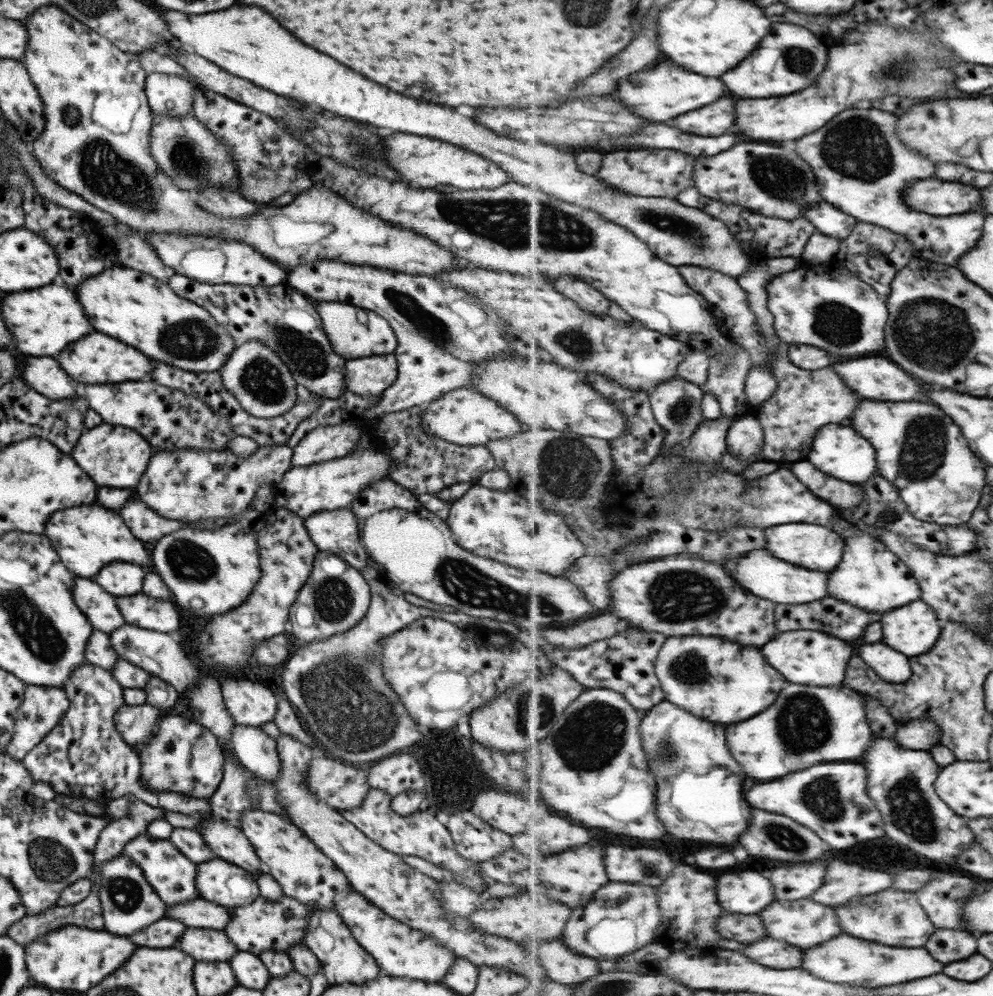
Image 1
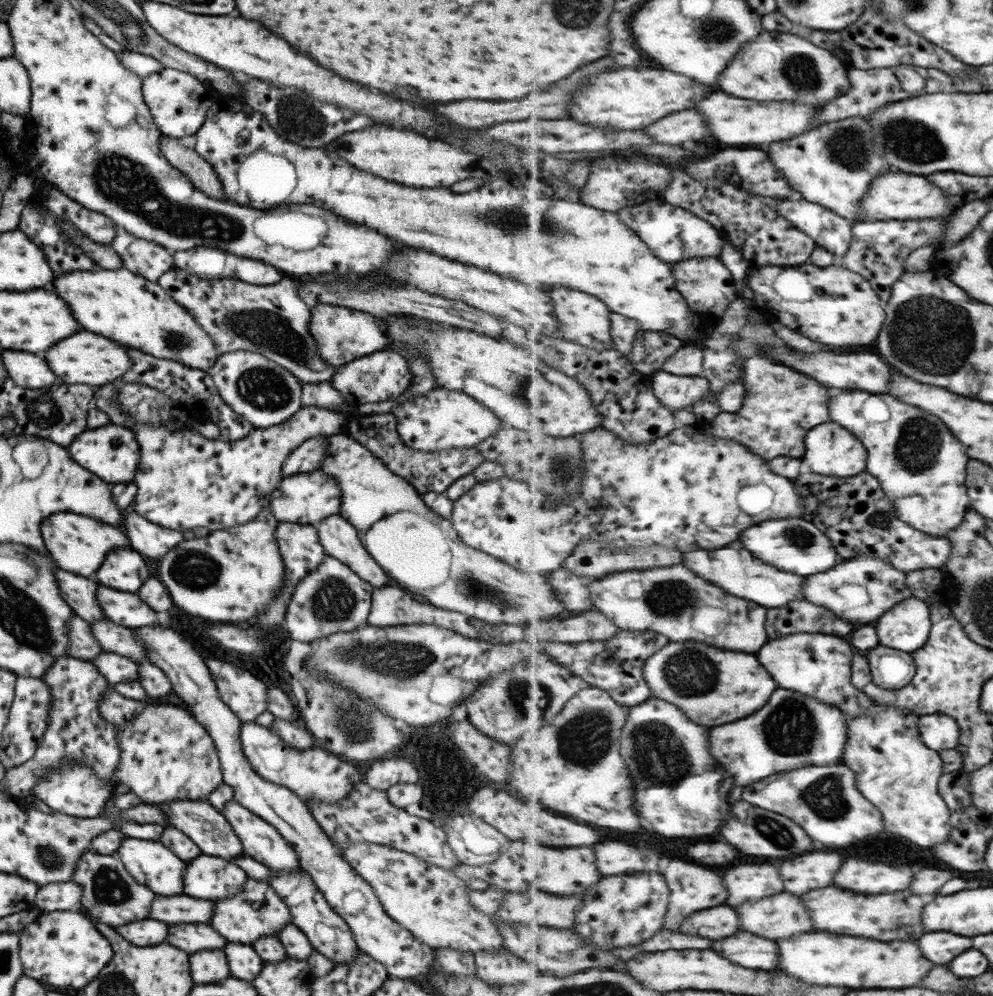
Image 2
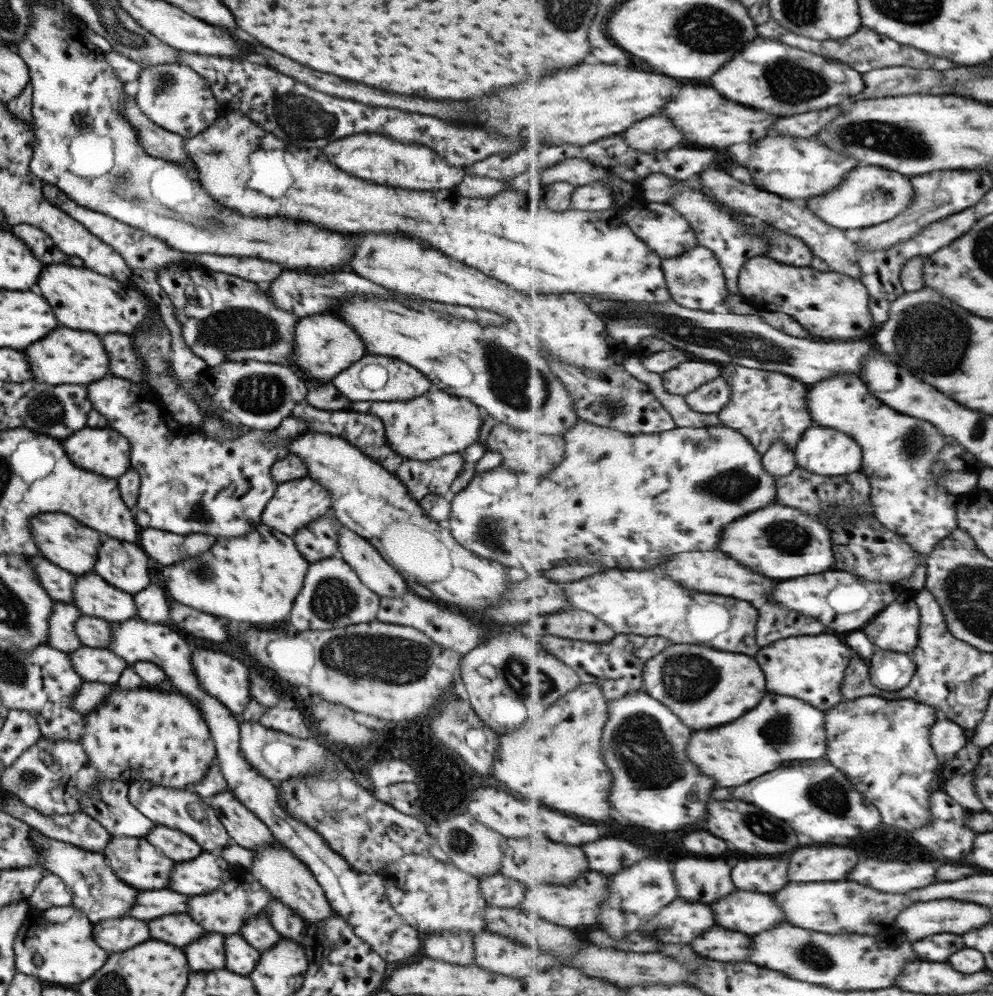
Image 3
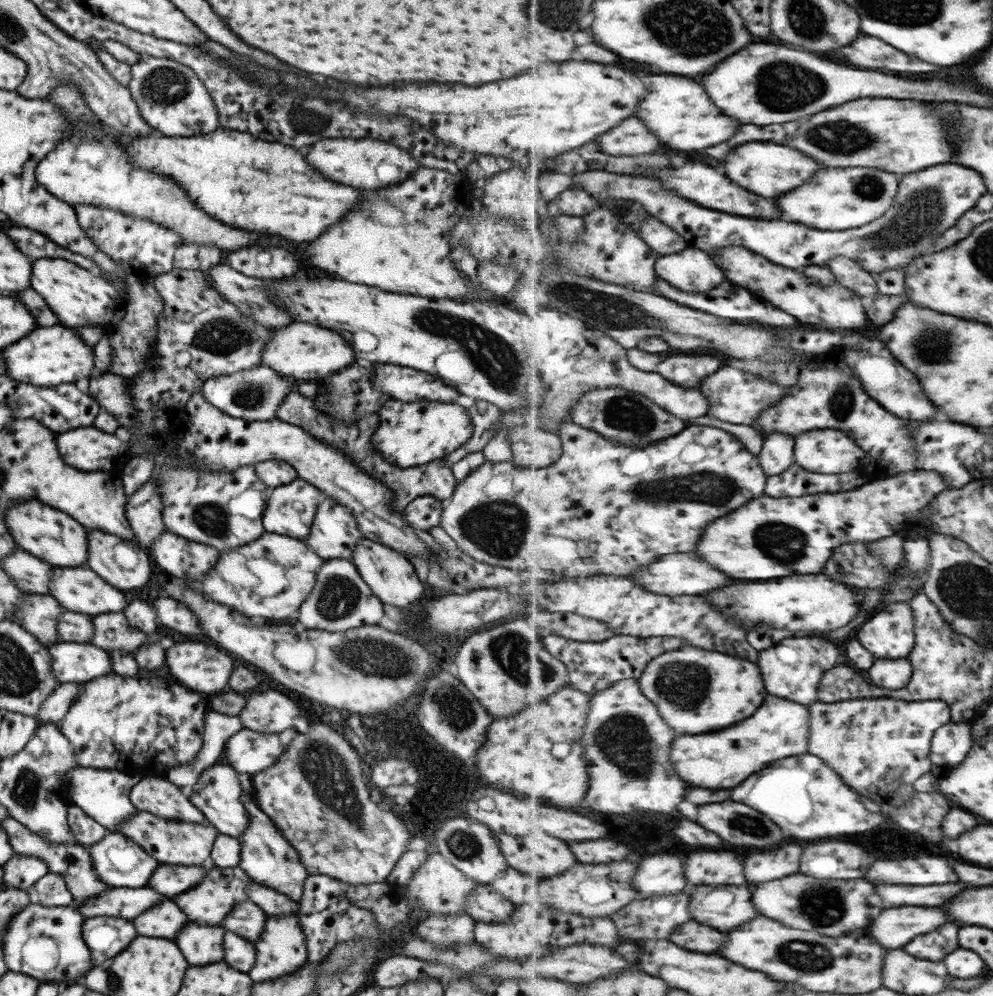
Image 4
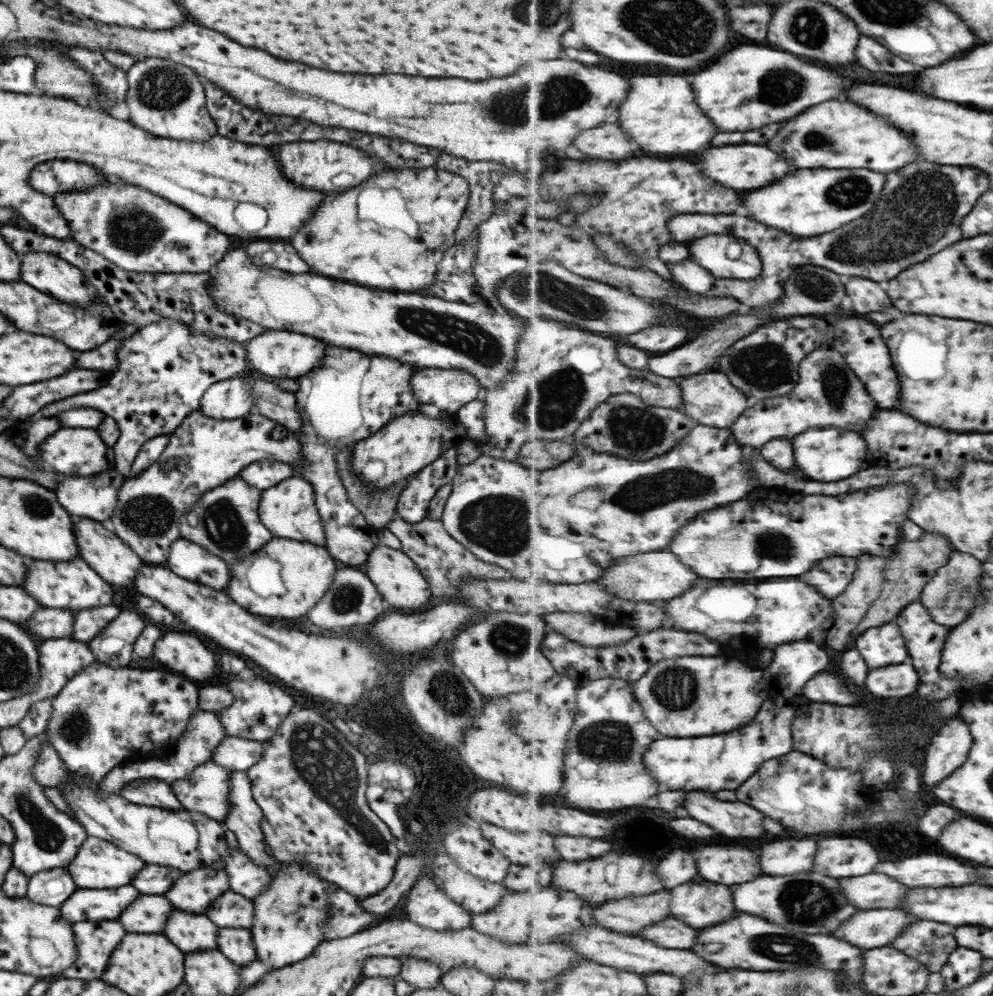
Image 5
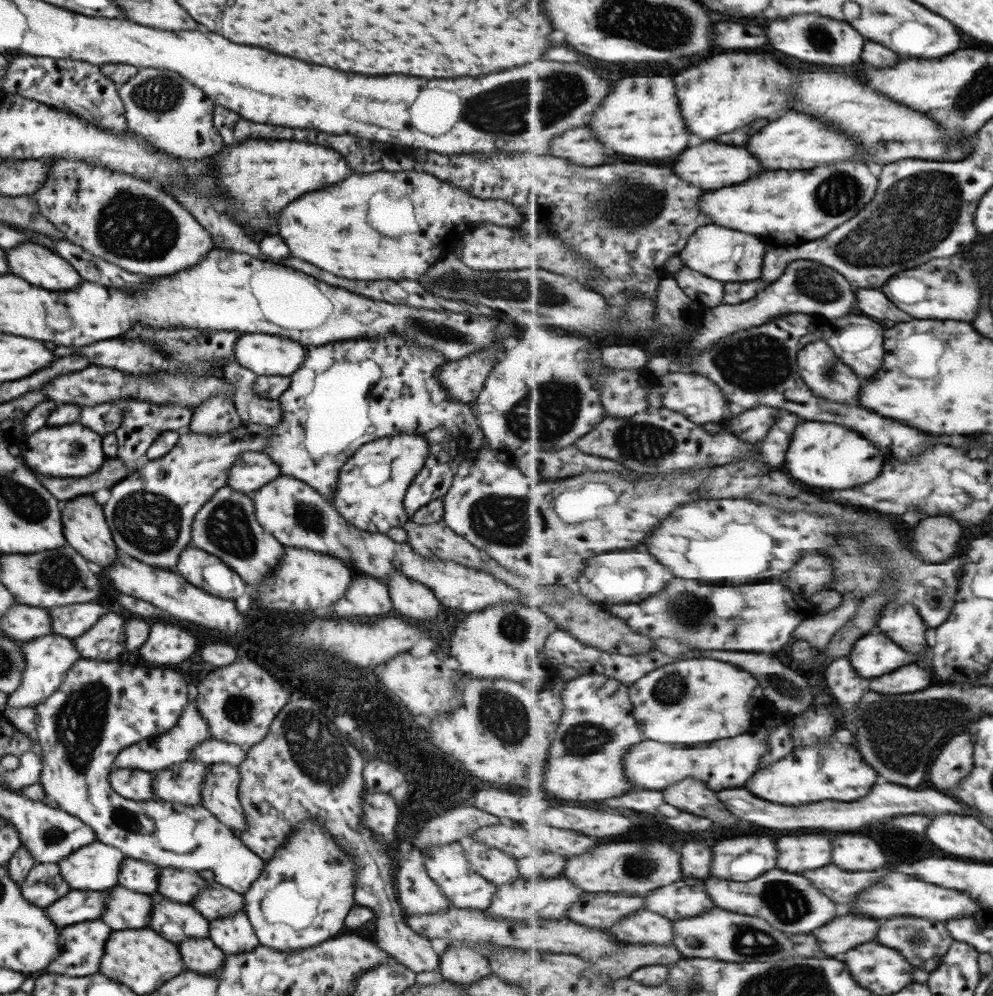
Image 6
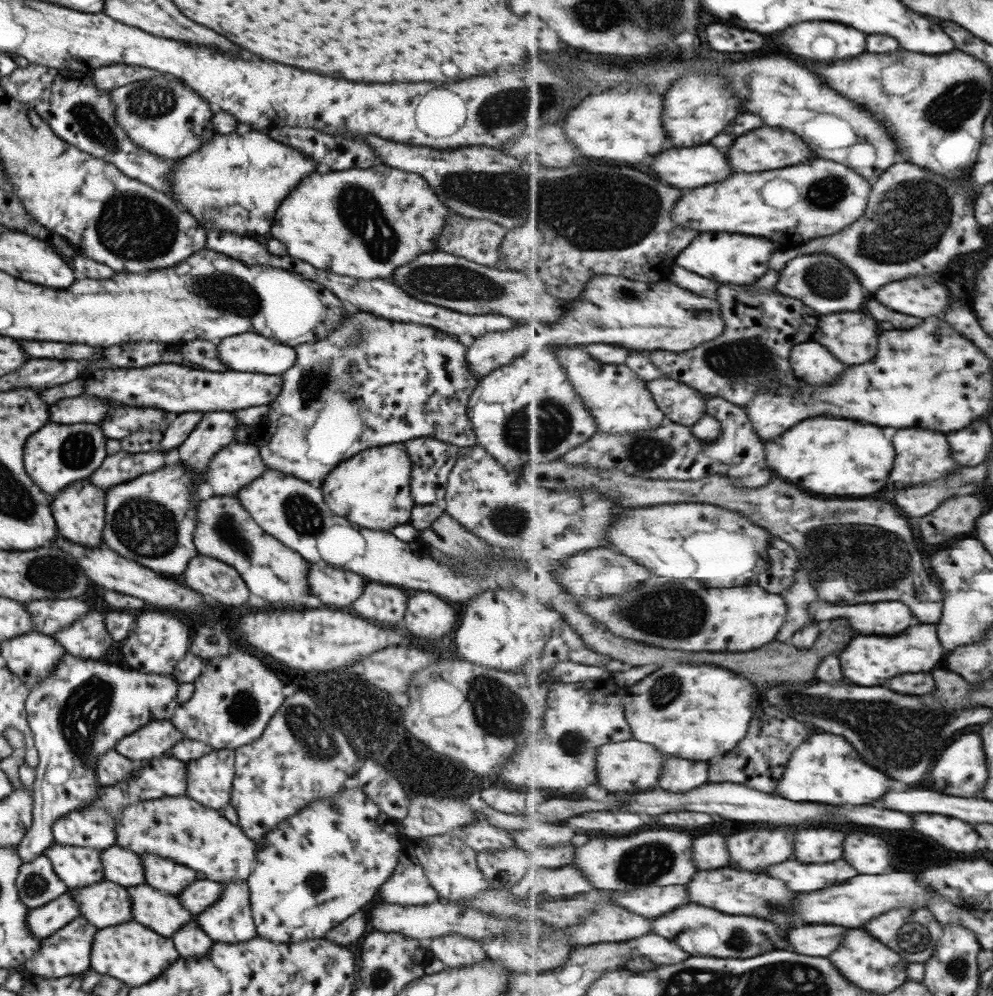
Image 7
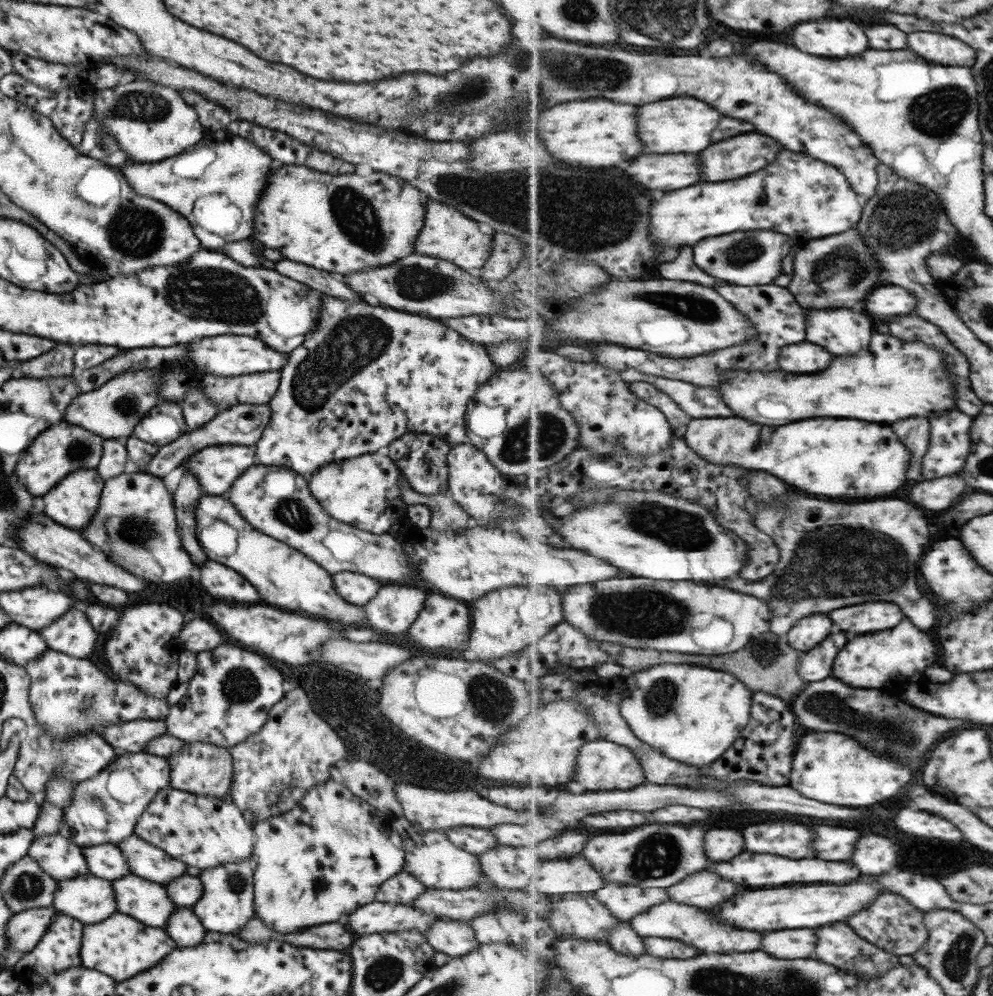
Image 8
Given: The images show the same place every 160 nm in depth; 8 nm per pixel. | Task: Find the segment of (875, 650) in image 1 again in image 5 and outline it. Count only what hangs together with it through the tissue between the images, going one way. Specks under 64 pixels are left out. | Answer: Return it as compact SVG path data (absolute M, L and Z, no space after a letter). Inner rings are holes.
M912 664L885 666L885 668L875 668L869 672L867 690L883 698L914 696L919 689L919 680L919 674Z

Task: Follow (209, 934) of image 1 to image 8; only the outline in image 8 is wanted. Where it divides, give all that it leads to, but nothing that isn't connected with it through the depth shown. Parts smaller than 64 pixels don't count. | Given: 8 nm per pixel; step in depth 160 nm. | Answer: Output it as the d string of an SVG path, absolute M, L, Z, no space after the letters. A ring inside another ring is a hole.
M87 873L56 883L51 904L56 912L73 917L83 925L101 922L116 912L114 892L109 880Z

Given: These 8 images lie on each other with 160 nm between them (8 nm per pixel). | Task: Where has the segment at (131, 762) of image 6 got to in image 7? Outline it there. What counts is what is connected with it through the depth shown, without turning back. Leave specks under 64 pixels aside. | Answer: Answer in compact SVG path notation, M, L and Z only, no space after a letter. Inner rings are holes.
M156 720L145 724L115 744L115 750L126 759L134 761L163 758L168 756L168 750L179 740L187 737L179 733L168 720Z

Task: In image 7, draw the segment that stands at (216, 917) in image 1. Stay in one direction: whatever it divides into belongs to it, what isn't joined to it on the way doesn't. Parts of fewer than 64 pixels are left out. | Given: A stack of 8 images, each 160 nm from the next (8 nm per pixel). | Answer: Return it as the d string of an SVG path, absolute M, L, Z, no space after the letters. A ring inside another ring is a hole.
M61 894L43 906L28 909L26 927L34 938L47 938L71 919L79 917L79 909L72 896Z

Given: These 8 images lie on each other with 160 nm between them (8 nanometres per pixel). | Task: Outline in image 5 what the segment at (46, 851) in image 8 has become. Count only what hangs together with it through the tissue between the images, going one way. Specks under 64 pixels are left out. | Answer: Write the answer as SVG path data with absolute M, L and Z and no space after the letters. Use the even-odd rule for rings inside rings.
M87 836L66 869L77 889L113 889L129 884L129 880L141 868L143 868L143 862L133 853L125 852L125 849L117 848L115 844L106 840Z

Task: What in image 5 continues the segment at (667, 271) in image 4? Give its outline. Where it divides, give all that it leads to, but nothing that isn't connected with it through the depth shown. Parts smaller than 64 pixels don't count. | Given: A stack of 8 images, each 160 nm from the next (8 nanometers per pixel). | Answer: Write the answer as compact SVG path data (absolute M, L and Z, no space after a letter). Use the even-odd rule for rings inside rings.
M692 258L680 263L669 263L673 281L687 291L705 294L715 288L717 277L697 264Z

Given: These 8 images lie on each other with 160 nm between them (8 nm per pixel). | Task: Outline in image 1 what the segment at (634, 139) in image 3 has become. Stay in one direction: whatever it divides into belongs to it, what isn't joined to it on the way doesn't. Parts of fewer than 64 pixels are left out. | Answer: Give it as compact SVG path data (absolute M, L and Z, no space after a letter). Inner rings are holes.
M721 98L717 104L709 104L709 108L677 116L677 120L671 124L683 132L697 136L721 136L735 124L735 102Z

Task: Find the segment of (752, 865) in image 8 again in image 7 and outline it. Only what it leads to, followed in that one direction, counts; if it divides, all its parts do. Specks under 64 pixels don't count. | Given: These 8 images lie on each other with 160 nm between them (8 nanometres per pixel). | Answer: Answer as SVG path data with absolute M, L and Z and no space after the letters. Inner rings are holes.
M789 860L767 868L765 874L785 880L795 892L811 892L843 884L859 872L847 860L839 860L833 864L801 864L797 860Z

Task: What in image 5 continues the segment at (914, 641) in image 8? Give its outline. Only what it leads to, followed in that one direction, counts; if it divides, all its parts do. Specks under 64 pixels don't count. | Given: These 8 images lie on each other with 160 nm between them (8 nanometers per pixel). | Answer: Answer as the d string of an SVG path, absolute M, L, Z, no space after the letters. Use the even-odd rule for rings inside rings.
M897 619L866 630L853 641L852 646L855 644L869 668L903 664L905 660L910 662L907 639Z

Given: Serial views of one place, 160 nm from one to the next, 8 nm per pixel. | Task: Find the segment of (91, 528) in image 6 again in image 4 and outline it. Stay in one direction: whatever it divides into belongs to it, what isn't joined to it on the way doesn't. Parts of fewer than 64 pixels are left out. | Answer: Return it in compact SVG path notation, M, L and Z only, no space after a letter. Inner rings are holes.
M86 529L86 540L87 552L89 552L87 566L97 576L101 576L109 586L125 591L153 582L147 552L137 546L133 540L122 539L97 529ZM115 544L125 544L127 548L131 548L131 552L137 556L137 564L134 568L129 568L129 570L121 568L113 560Z

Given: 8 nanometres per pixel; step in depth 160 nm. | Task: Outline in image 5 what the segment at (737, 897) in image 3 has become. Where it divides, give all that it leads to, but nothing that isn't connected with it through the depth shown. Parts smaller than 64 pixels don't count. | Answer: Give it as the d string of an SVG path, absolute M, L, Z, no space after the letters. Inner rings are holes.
M694 878L668 891L672 894L671 916L693 924L693 928L715 926L738 912L733 891L725 884Z

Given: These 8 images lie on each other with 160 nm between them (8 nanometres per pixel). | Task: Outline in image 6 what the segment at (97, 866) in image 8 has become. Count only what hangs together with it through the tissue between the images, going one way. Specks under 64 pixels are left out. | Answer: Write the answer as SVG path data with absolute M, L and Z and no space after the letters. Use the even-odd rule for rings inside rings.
M125 857L120 864L117 885L133 892L151 894L157 886L157 870L159 868L154 864Z

